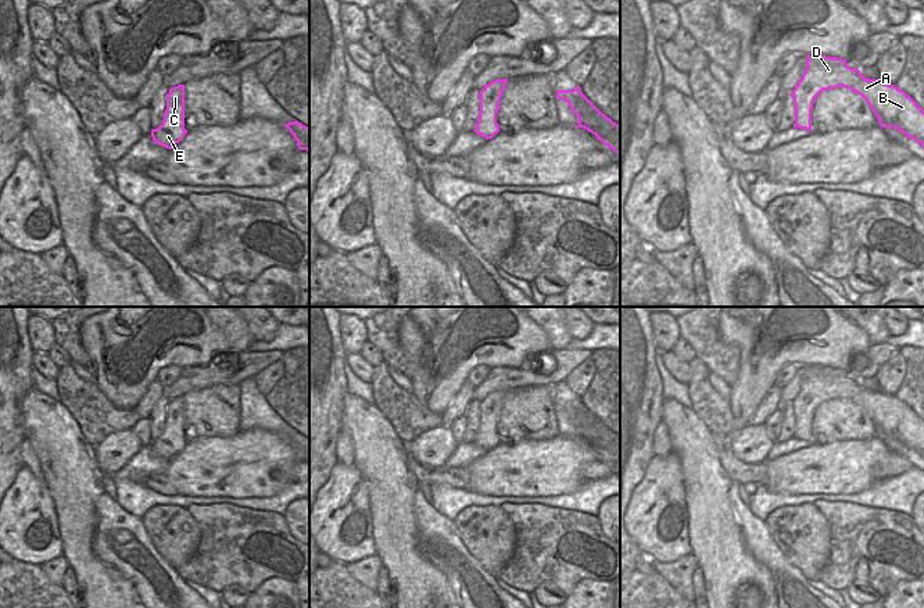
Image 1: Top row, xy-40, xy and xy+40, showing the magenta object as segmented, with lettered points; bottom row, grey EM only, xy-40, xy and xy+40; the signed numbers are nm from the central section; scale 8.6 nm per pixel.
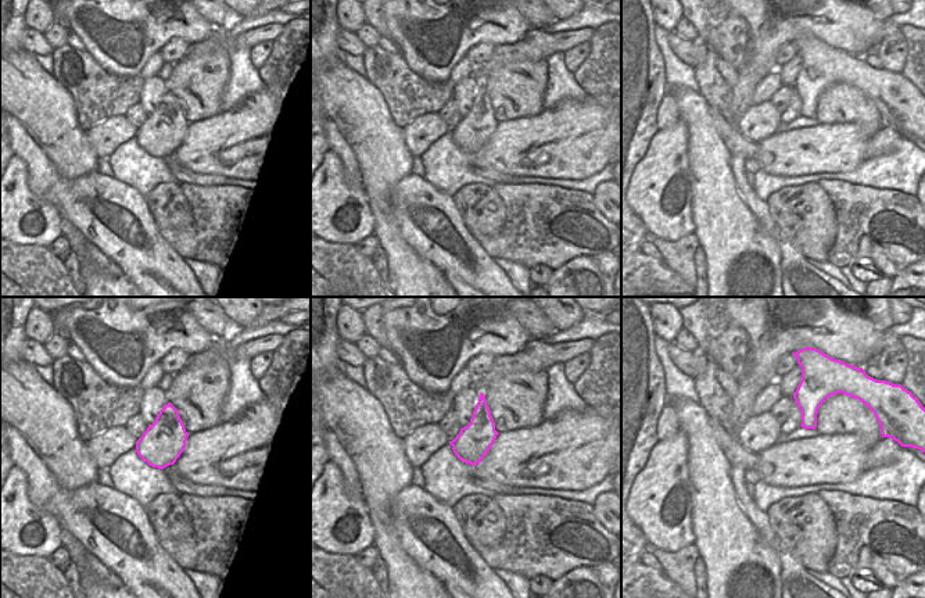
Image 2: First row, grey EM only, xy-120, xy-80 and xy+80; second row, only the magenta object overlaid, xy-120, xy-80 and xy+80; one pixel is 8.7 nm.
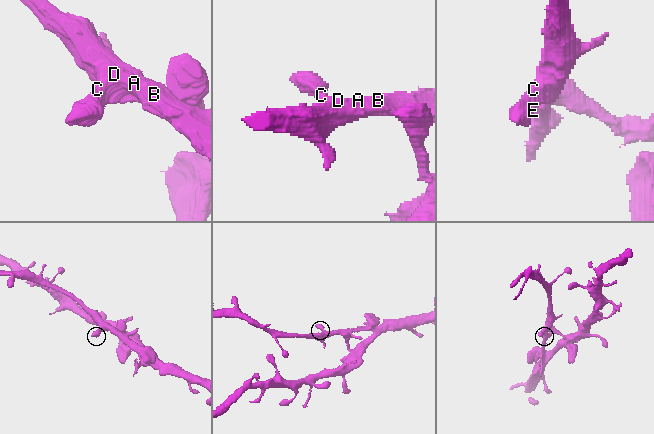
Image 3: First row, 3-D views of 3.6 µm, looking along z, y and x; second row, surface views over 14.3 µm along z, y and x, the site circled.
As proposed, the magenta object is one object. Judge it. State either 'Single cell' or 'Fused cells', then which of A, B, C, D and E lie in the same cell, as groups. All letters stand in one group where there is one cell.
Single cell. Groups: A B C D E.

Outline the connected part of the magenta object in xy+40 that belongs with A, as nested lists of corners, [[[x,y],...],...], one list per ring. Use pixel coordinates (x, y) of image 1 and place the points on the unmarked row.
[[[806,366],[806,380],[791,403],[795,416],[795,434],[794,439],[812,440],[812,421],[816,408],[828,400],[844,397],[860,405],[874,426],[880,432],[881,439],[893,439],[906,446],[909,450],[916,451],[924,458],[924,422],[917,414],[895,396],[885,394],[880,390],[867,390],[859,380],[850,379],[846,371],[825,366]]]

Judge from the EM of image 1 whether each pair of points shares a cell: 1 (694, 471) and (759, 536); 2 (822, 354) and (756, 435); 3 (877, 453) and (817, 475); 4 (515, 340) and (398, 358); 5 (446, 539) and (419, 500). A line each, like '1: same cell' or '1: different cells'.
1: different cells
2: different cells
3: same cell
4: different cells
5: same cell

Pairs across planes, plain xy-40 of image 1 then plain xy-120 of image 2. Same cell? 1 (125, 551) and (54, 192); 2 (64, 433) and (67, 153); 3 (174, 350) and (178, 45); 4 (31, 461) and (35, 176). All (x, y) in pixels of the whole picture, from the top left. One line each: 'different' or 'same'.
1: same
2: same
3: different
4: same

